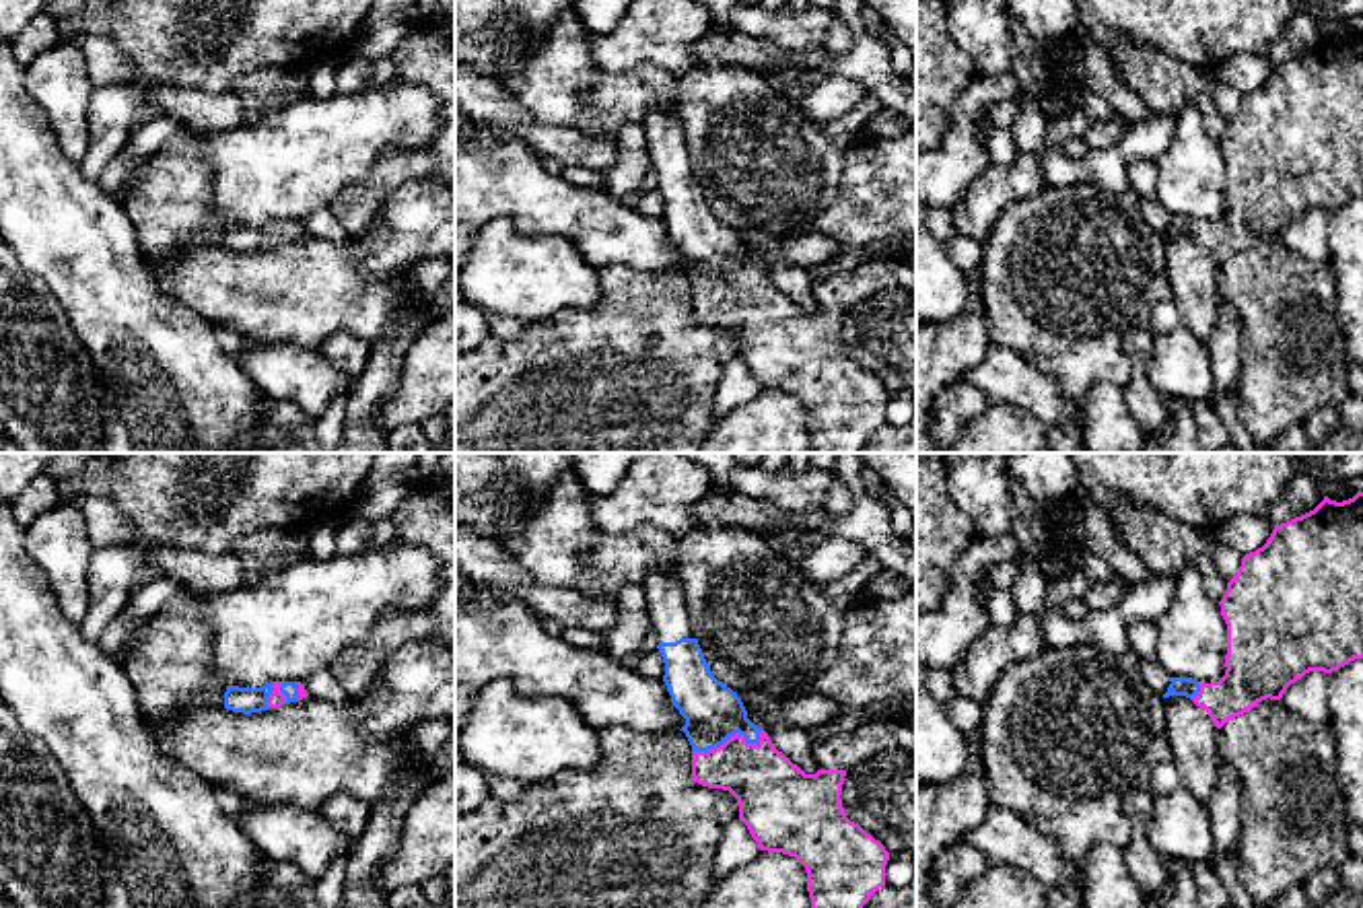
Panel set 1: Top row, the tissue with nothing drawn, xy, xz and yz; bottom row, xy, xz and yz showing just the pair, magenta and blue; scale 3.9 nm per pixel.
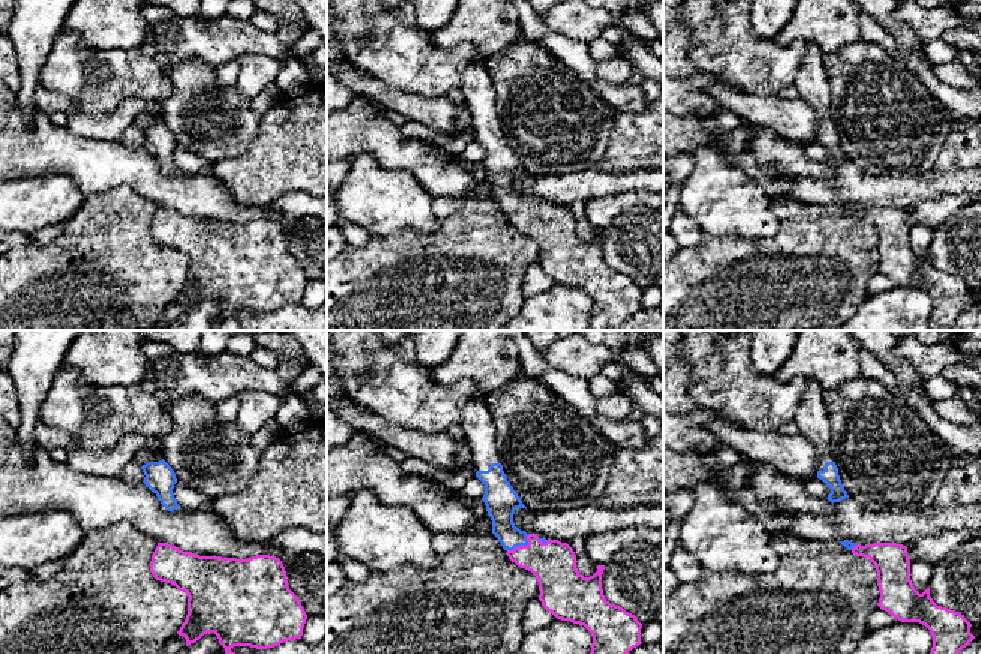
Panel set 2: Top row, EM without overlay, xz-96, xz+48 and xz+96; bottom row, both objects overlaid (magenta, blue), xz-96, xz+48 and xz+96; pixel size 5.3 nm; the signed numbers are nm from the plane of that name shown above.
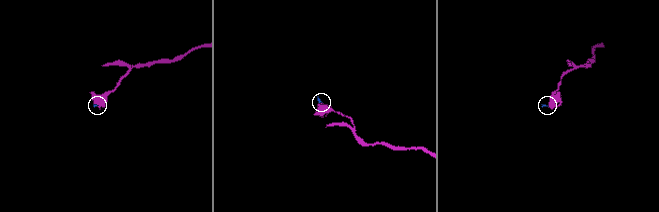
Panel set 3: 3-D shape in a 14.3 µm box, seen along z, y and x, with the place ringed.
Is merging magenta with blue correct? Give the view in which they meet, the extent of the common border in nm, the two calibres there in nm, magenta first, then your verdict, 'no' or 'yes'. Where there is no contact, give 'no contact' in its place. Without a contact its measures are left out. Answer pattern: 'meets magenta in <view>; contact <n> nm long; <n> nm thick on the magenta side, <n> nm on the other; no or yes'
meets magenta in xz; contact 300 nm long; 280 nm thick on the magenta side, 220 nm on the other; yes

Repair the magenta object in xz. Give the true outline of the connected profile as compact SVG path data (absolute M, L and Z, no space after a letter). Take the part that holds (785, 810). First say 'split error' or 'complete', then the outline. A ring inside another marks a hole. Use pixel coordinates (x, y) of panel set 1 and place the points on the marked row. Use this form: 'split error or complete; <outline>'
split error; M653 566L642 583L651 630L665 663L663 682L673 706L686 719L679 729L692 745L692 780L729 791L739 805L760 850L795 857L807 871L811 908L863 908L885 885L889 852L850 822L842 807L846 770L805 774L774 747L768 733L747 719L747 710L731 688L719 682L694 638L684 587L675 570Z

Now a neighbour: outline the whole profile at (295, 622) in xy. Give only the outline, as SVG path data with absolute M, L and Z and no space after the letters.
M387 544L329 560L307 556L257 585L200 599L212 632L210 669L224 688L303 682L329 669L350 647L366 642L385 612L424 609L439 591L441 560L422 546Z

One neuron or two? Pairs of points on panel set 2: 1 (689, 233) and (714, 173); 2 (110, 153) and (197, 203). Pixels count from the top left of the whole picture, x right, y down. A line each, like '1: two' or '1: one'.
1: two
2: one

